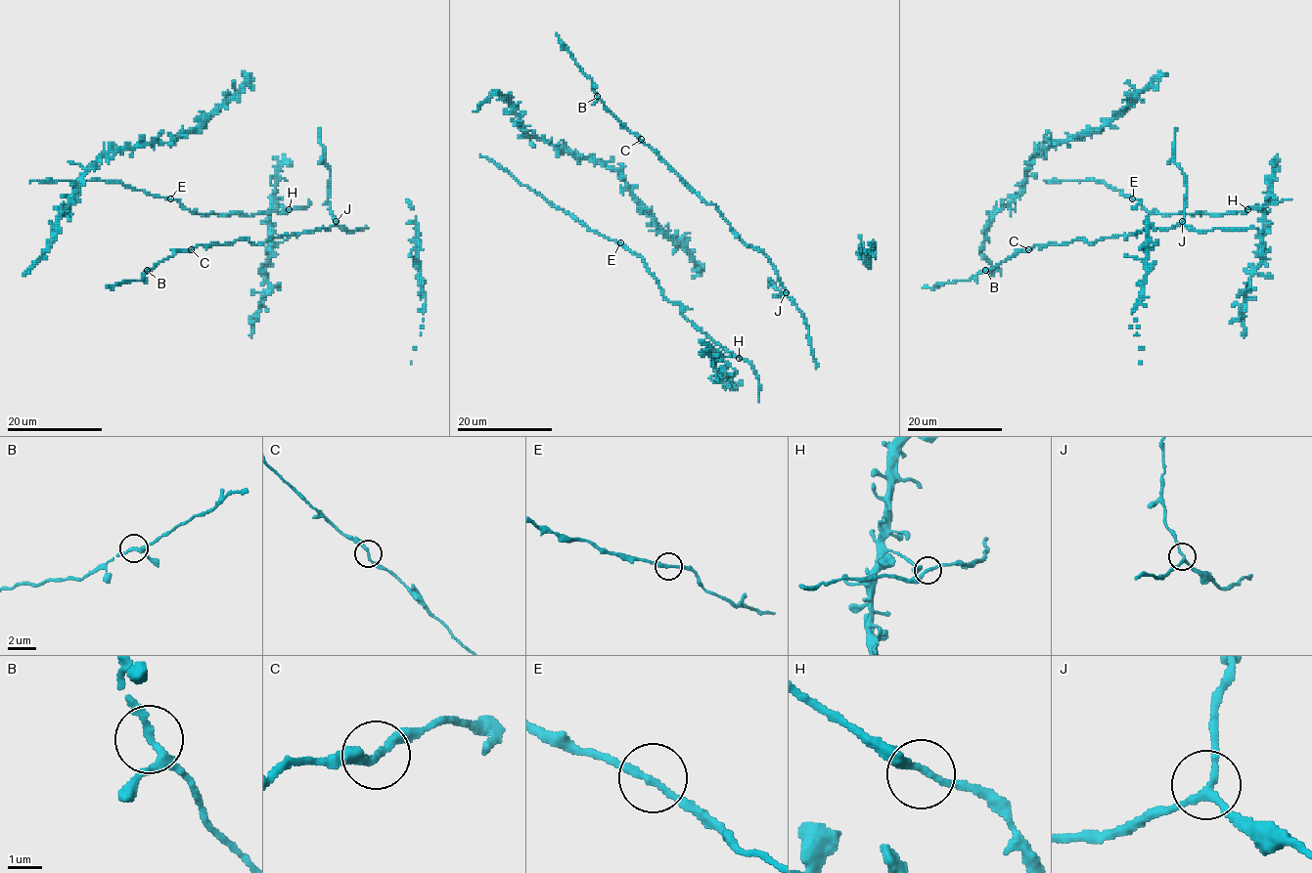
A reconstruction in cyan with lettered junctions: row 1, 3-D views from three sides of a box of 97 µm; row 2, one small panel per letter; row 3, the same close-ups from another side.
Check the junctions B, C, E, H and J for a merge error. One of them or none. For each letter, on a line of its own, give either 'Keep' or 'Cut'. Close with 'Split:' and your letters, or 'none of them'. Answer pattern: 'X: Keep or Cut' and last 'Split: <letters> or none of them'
B: Keep
C: Keep
E: Keep
H: Keep
J: Keep
Split: none of them

